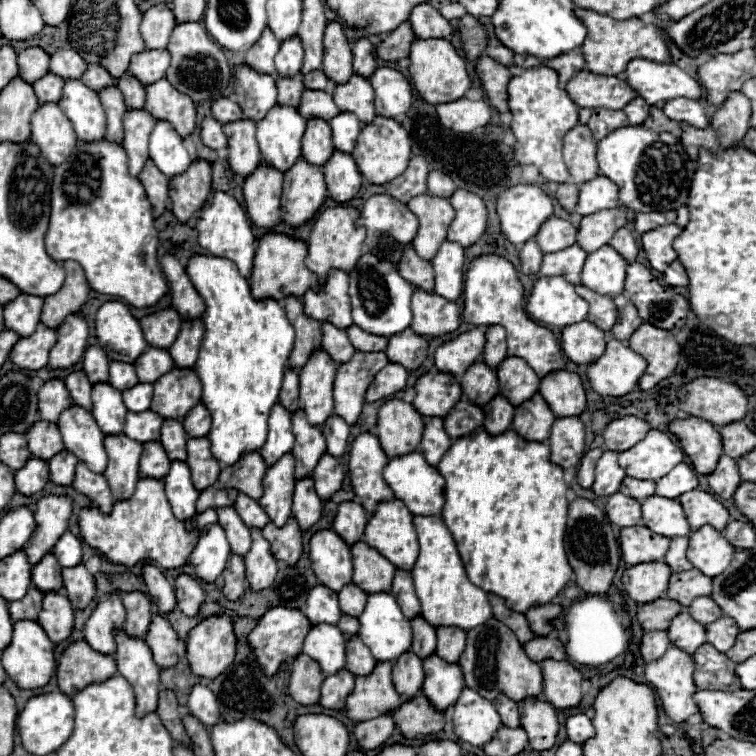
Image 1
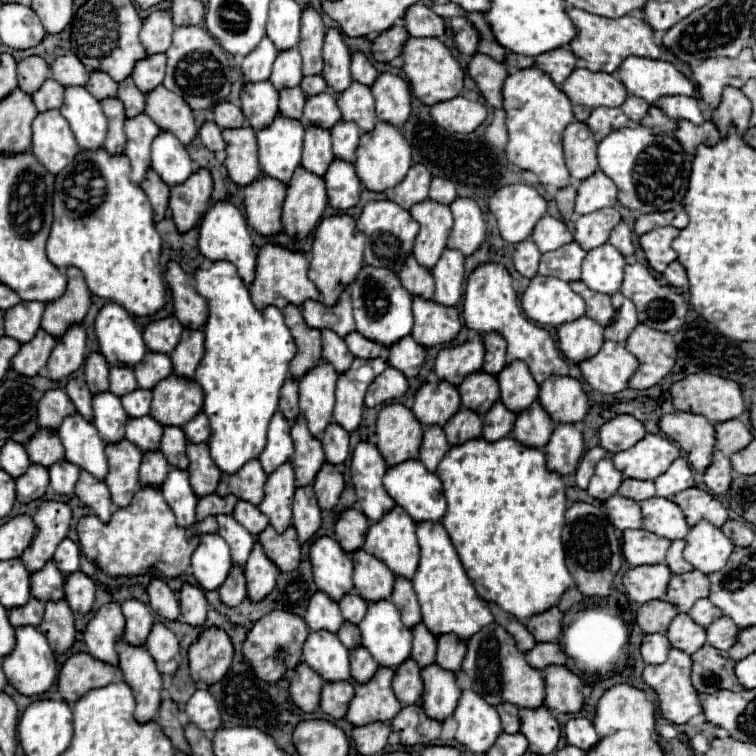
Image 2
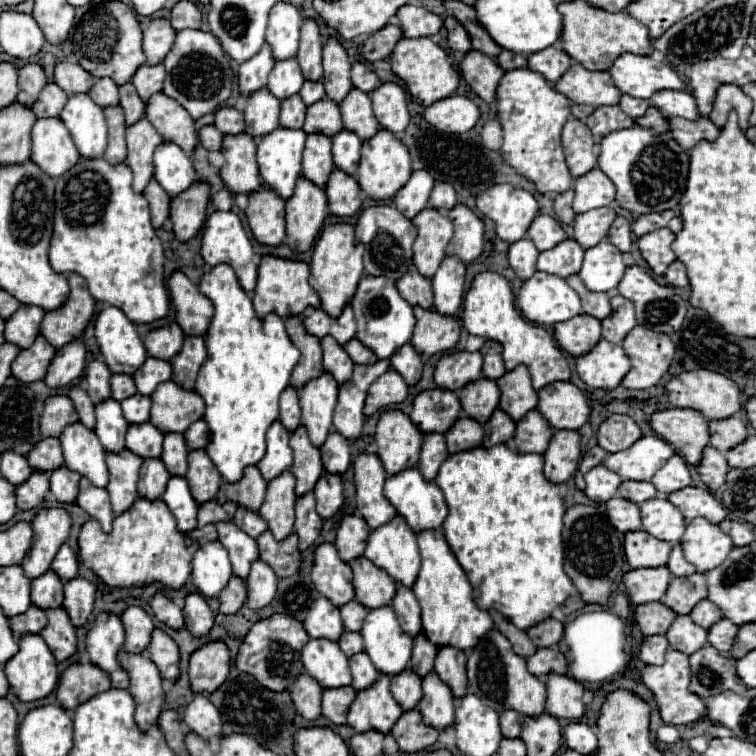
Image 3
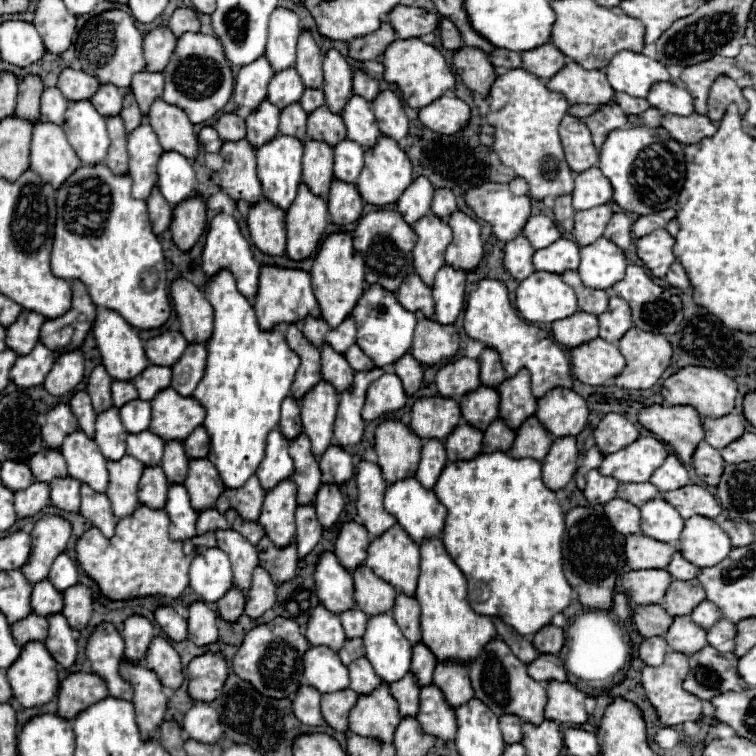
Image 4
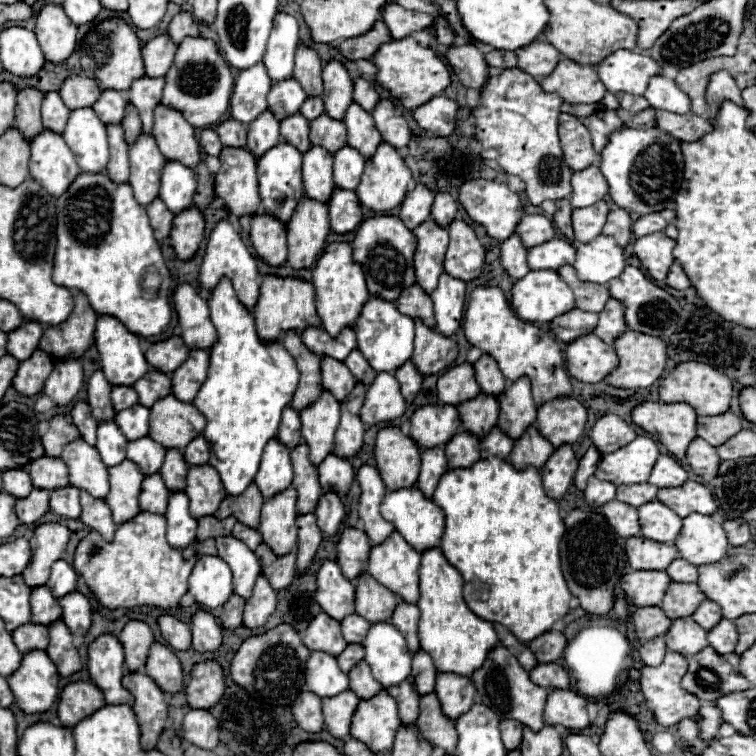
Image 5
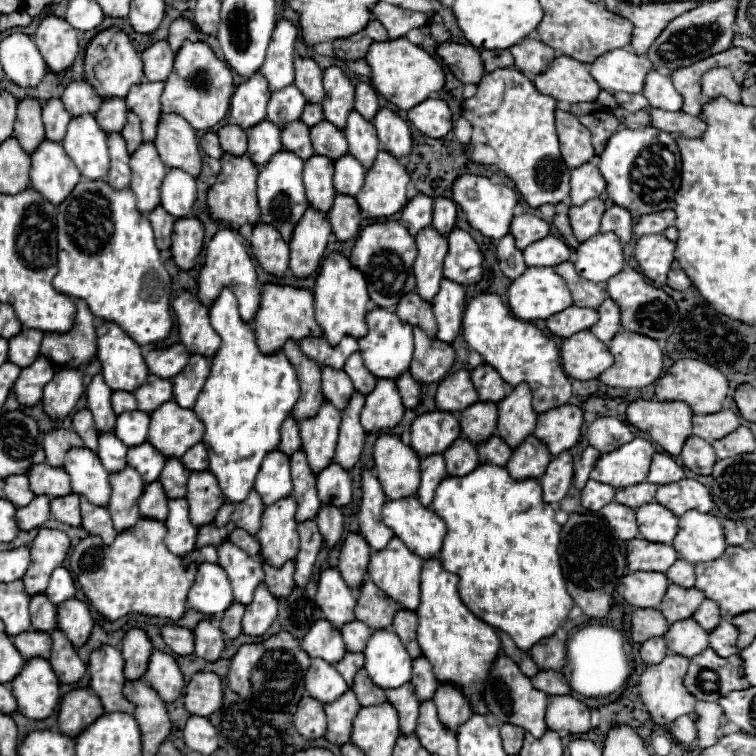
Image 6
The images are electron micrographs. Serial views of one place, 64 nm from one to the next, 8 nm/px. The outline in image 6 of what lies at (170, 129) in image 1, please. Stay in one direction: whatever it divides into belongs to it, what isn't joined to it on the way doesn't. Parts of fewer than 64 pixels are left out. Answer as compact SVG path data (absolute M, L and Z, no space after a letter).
M170 168L162 184L160 200L162 208L174 218L190 216L196 200L196 180L180 168Z

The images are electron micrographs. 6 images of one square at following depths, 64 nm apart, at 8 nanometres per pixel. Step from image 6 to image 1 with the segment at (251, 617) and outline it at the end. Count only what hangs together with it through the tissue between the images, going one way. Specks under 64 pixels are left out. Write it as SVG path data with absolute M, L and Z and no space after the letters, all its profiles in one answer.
M252 528L252 546L244 556L246 580L252 590L264 590L272 584L278 574L278 562L270 552L268 540L262 536L260 528Z

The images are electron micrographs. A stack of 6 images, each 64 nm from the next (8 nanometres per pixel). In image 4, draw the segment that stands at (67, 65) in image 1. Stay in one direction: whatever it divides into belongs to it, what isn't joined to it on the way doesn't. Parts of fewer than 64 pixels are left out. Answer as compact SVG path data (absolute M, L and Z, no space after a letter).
M64 68L58 76L58 88L68 98L68 102L76 102L84 98L90 100L98 88L98 82L94 76L88 76L84 70Z

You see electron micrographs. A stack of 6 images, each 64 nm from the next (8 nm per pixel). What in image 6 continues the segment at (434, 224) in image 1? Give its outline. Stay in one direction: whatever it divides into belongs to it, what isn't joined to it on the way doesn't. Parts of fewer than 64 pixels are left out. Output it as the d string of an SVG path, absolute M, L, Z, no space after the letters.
M428 226L416 234L418 256L414 260L414 276L416 276L416 292L424 300L432 300L440 290L442 280L442 264L448 252L448 240L436 228Z

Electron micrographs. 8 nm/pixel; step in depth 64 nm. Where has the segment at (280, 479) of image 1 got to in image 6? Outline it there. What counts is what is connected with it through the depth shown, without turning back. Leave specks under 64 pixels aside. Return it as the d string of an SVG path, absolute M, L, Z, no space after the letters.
M294 494L280 498L280 502L266 506L262 512L262 528L258 530L262 556L280 568L284 560L292 560L298 554L296 532L296 500Z

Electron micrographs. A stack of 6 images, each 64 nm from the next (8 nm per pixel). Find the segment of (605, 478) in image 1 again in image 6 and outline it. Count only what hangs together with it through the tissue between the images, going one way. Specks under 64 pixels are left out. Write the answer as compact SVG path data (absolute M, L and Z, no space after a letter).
M588 480L586 488L582 490L582 506L588 510L600 510L604 504L610 504L614 500L616 488L610 484L600 484L596 480Z

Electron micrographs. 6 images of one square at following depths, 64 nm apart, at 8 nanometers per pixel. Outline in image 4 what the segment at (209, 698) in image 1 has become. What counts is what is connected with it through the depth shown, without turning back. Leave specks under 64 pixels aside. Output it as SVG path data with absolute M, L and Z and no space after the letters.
M194 702L194 706L184 714L182 726L186 728L188 738L202 744L214 744L222 736L220 716L208 702Z

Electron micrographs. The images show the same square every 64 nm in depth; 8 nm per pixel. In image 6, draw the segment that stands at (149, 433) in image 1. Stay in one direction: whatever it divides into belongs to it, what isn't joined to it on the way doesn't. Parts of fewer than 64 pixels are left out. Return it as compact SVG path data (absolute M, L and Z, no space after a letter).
M140 444L140 448L128 448L128 456L126 456L128 464L132 464L132 468L136 468L140 472L140 476L144 478L146 484L158 480L166 458L156 452L156 448L152 448L152 444Z

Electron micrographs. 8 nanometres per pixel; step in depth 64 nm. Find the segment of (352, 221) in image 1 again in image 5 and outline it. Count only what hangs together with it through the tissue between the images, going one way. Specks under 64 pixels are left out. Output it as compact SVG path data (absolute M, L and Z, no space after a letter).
M330 242L320 258L316 260L312 268L312 284L316 290L316 310L322 320L322 326L330 332L330 336L336 336L344 326L354 326L364 302L368 300L368 288L364 270L360 264L352 260L352 248L348 242Z

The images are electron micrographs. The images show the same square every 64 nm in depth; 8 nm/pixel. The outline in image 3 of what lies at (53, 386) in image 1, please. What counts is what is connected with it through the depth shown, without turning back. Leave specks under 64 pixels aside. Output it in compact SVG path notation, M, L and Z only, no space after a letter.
M54 394L46 398L44 402L44 412L40 418L40 432L46 438L58 438L62 428L70 422L76 422L78 414L74 410L74 404L68 396L64 394Z

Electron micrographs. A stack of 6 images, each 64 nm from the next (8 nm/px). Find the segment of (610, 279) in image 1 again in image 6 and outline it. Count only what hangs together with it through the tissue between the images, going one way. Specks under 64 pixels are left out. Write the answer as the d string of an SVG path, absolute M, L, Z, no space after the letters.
M596 234L576 248L576 272L592 282L606 282L624 268L622 244L616 234Z

